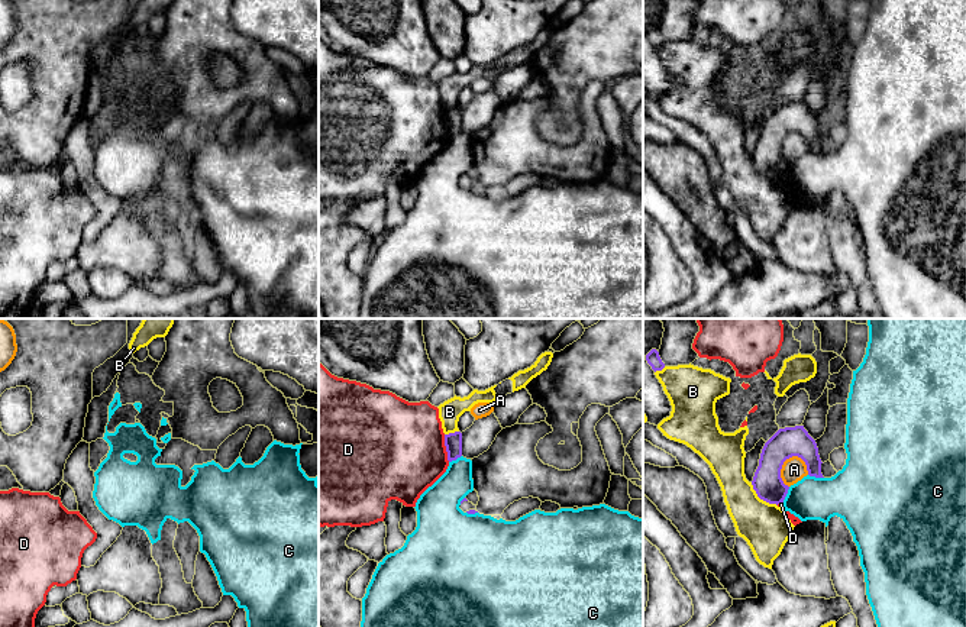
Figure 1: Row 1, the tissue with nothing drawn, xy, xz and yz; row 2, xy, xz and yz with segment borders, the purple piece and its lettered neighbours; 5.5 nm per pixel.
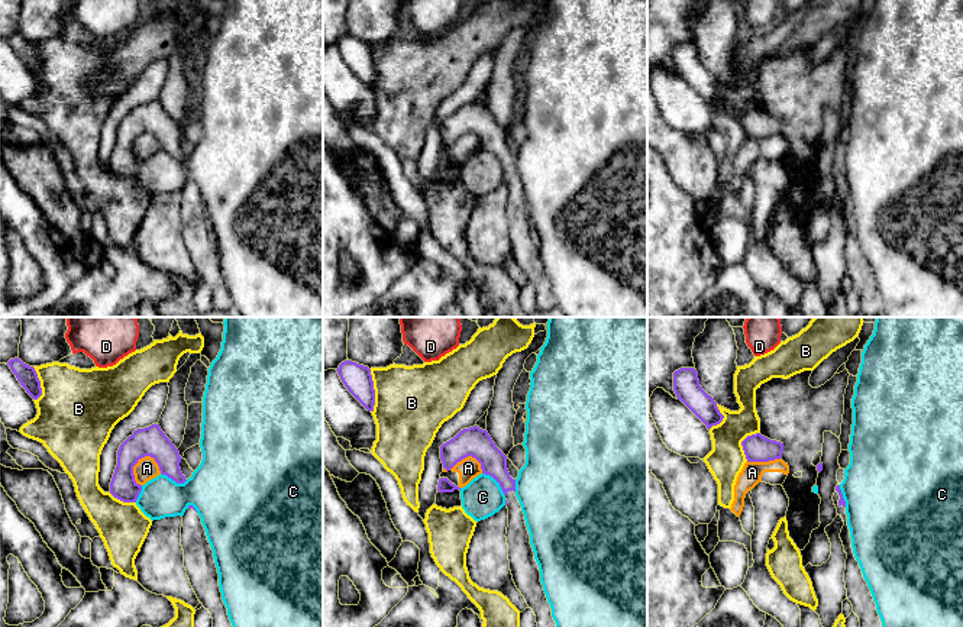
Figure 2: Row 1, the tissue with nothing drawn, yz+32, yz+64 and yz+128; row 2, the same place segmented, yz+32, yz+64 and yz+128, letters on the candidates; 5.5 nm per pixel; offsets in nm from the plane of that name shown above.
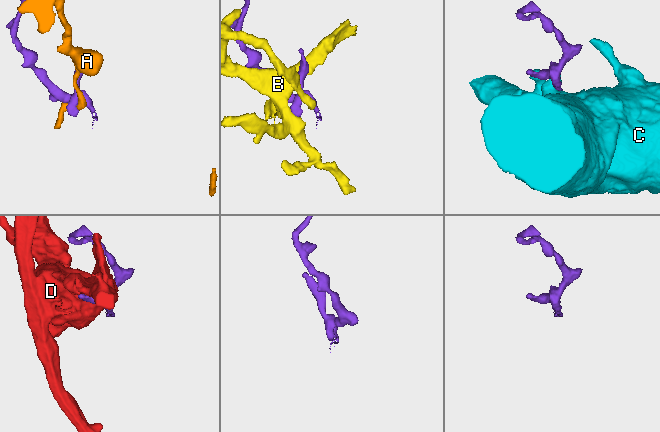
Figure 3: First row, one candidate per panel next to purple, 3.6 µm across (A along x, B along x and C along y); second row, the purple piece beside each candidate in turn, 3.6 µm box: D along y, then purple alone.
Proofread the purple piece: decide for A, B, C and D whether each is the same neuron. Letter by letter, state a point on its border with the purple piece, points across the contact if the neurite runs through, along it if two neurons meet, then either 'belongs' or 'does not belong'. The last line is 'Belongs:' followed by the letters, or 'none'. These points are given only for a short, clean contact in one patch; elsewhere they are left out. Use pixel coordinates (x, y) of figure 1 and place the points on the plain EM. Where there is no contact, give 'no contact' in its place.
A: meets purple in yz at (781, 144); does not belong
B: meets purple in yz at (761, 174); does not belong
C: meets purple in yz at (816, 152); border along yz (808, 149), (823, 154); does not belong
D: meets purple in xz at (446, 123); does not belong
Belongs: none

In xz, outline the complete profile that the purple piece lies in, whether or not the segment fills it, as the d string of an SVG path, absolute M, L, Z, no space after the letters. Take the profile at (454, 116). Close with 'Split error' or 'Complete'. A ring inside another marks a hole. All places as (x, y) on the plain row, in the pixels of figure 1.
M455 107L455 109L445 110L445 122L446 122L449 138L461 133L462 132L462 109Z. Complete

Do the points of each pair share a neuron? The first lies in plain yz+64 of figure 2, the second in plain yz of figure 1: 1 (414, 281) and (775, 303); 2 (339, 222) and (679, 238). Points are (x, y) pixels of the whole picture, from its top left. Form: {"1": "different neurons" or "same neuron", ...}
{"1": "same neuron", "2": "same neuron"}

